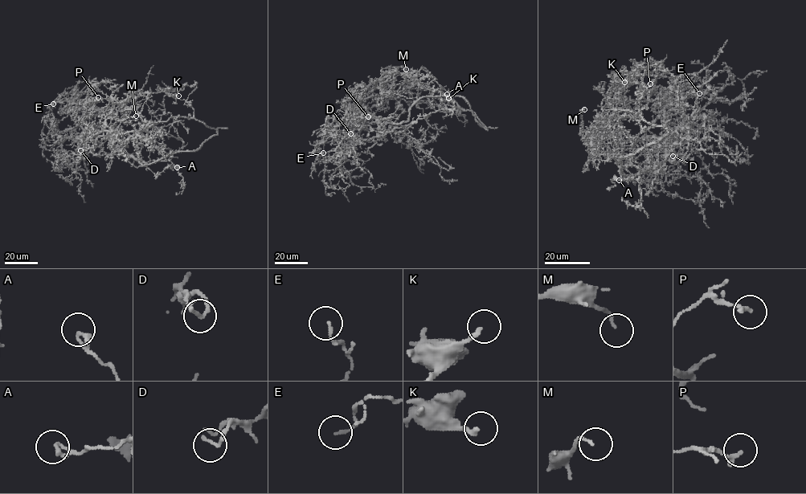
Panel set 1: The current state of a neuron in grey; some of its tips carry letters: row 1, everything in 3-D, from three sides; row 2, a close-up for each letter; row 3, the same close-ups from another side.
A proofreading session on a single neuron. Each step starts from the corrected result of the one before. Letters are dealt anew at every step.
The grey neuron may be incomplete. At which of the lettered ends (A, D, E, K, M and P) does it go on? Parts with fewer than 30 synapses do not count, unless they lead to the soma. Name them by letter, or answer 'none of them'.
none of them

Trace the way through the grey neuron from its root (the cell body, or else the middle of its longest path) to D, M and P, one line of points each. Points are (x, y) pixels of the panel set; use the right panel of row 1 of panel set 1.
D: (632, 140), (639, 140), (642, 137), (671, 136), (681, 124), (677, 131), (684, 143), (684, 149), (673, 156)
M: (632, 140), (618, 140), (603, 130), (593, 133), (583, 130), (580, 112), (584, 109)
P: (632, 140), (637, 140), (643, 136), (664, 104), (654, 85), (650, 83)

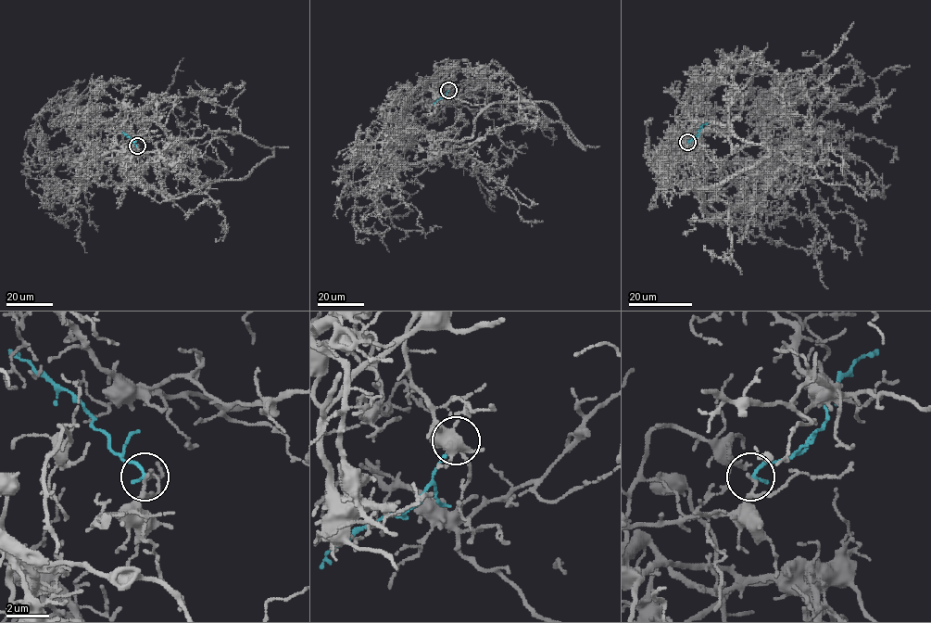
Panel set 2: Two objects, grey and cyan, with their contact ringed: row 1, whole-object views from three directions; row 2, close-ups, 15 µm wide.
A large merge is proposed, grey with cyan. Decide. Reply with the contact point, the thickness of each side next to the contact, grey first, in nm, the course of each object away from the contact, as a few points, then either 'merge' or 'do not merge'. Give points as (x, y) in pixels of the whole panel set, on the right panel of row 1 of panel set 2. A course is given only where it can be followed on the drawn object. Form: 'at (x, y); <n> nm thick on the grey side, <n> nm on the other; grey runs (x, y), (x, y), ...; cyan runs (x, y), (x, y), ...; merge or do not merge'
at (687, 142); 130 nm thick on the grey side, 170 nm on the other; grey runs (687, 142), (664, 153), (728, 165), (774, 158), (836, 102), (862, 109), (877, 99), (884, 108), (874, 122); cyan runs (687, 142), (707, 123); do not merge

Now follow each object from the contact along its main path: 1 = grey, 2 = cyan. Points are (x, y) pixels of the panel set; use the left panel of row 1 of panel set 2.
1: (137, 146), (90, 162), (120, 156), (76, 142), (64, 119), (98, 115), (131, 131)
2: (137, 146), (122, 132)

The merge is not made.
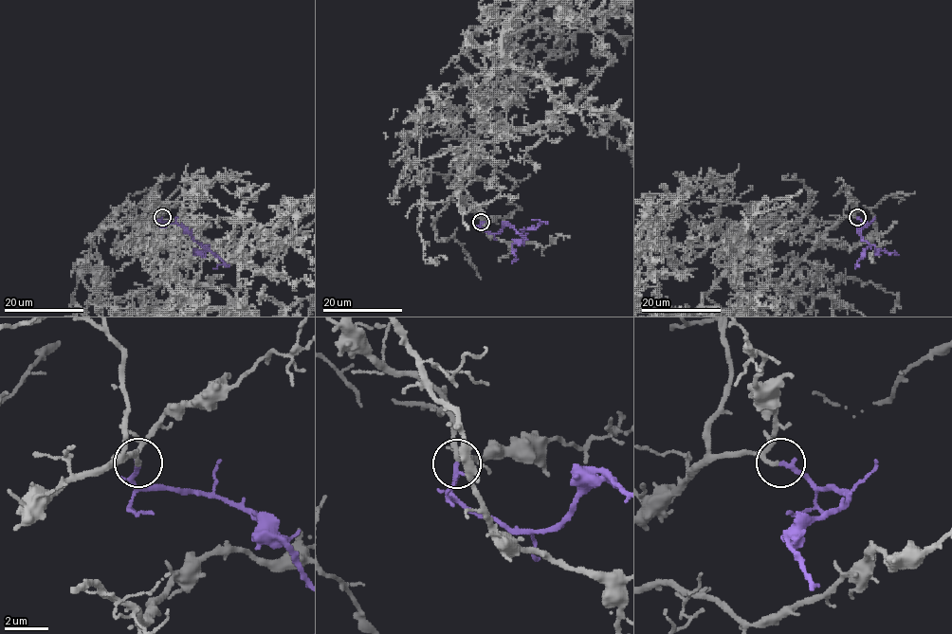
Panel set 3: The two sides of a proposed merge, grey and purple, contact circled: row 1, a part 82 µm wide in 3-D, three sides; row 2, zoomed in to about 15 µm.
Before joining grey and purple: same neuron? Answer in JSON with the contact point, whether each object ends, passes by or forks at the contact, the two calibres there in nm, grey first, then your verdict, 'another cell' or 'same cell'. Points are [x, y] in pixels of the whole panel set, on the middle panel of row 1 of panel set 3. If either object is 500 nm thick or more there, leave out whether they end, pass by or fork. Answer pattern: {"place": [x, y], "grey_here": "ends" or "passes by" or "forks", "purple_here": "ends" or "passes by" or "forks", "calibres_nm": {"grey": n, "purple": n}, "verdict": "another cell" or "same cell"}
{"place": [481, 222], "grey_here": "passes by", "purple_here": "ends", "calibres_nm": {"grey": 180, "purple": 240}, "verdict": "same cell"}

